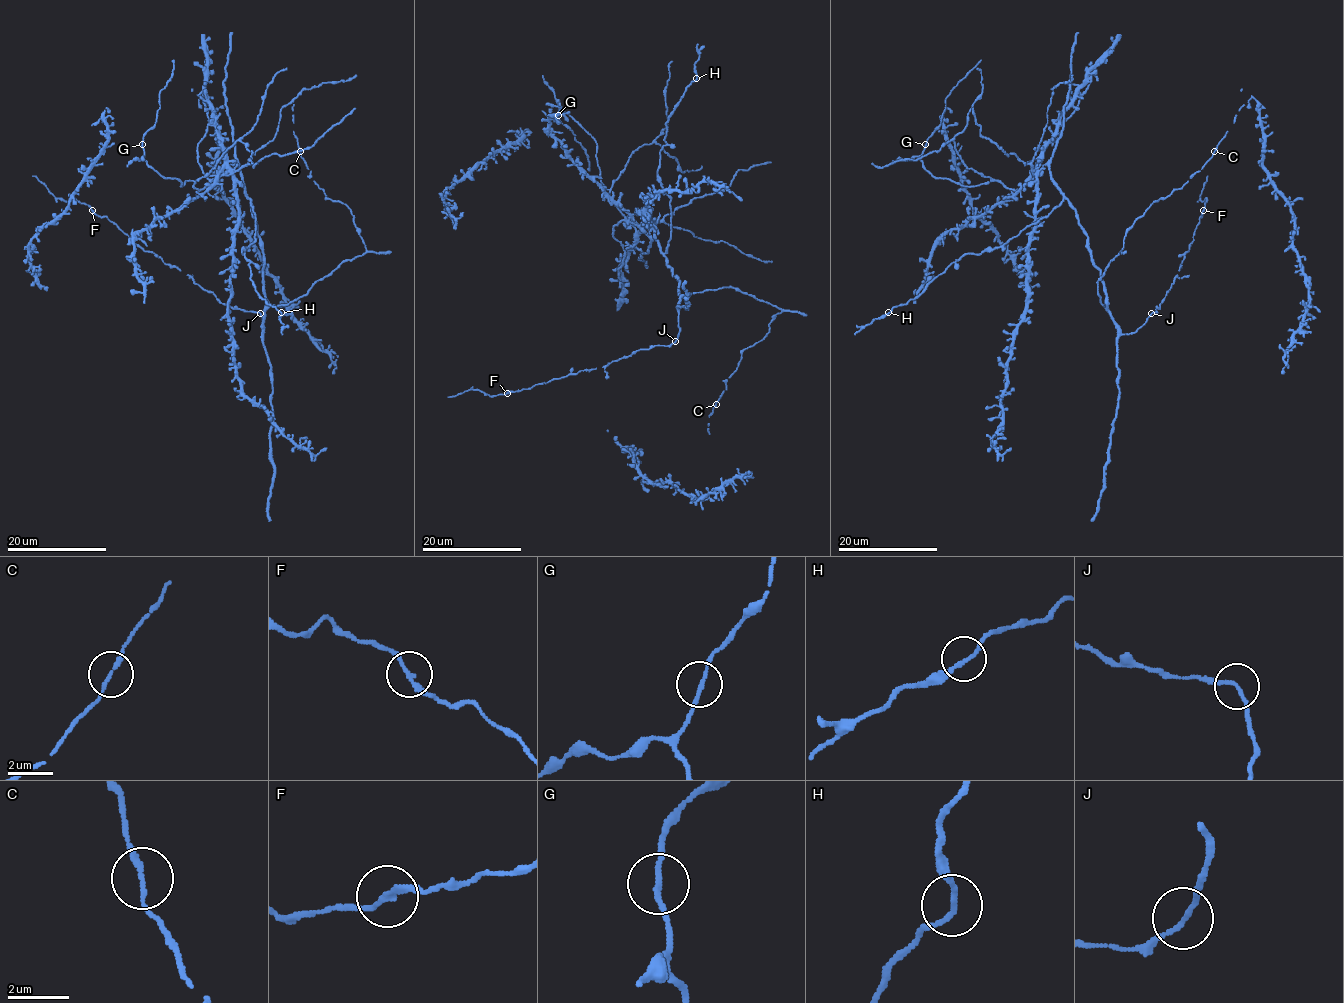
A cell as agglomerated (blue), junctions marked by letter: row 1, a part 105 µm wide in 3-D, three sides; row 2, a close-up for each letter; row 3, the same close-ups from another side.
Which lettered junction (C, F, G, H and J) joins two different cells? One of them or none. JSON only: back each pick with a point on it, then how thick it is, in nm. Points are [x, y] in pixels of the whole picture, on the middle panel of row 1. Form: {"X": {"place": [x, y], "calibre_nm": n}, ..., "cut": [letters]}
{"cut": []}

